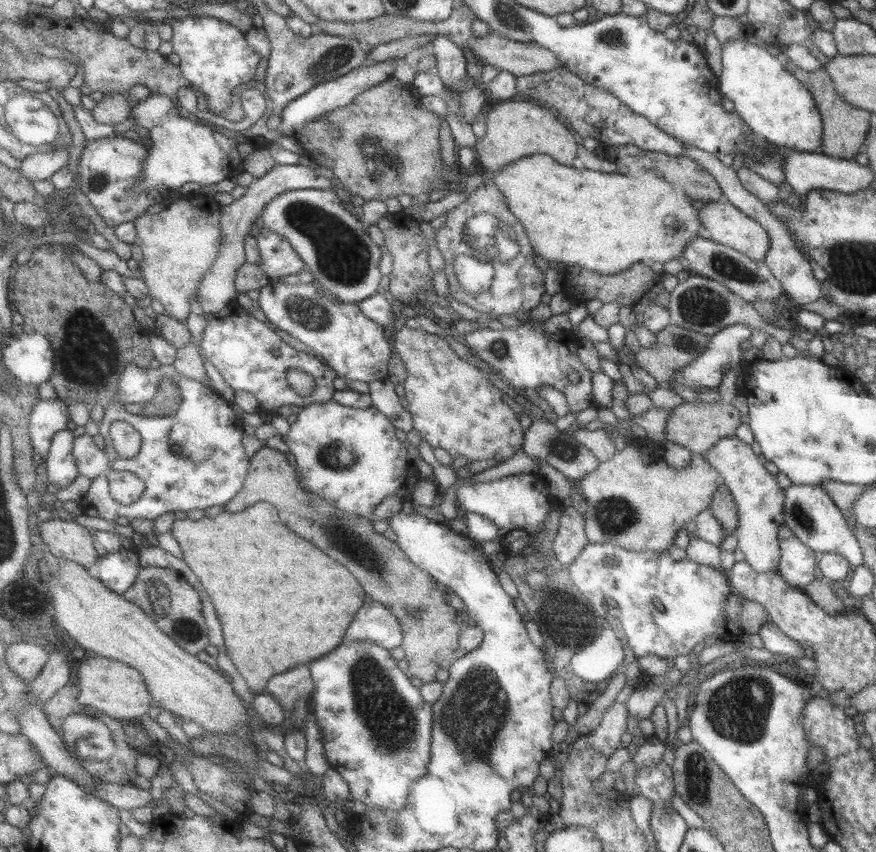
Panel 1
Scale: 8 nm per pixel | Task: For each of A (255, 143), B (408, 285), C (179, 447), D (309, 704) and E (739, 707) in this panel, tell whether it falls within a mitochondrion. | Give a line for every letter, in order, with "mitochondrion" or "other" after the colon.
A: other
B: other
C: mitochondrion
D: other
E: mitochondrion

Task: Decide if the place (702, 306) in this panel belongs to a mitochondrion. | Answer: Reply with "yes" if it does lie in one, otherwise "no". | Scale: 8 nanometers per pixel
yes

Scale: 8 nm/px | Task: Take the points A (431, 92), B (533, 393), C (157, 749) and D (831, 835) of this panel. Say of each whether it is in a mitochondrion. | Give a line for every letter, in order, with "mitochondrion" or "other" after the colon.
A: other
B: other
C: other
D: other

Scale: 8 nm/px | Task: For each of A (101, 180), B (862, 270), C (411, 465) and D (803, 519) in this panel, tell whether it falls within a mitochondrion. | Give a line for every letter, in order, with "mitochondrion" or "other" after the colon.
A: mitochondrion
B: mitochondrion
C: other
D: mitochondrion

